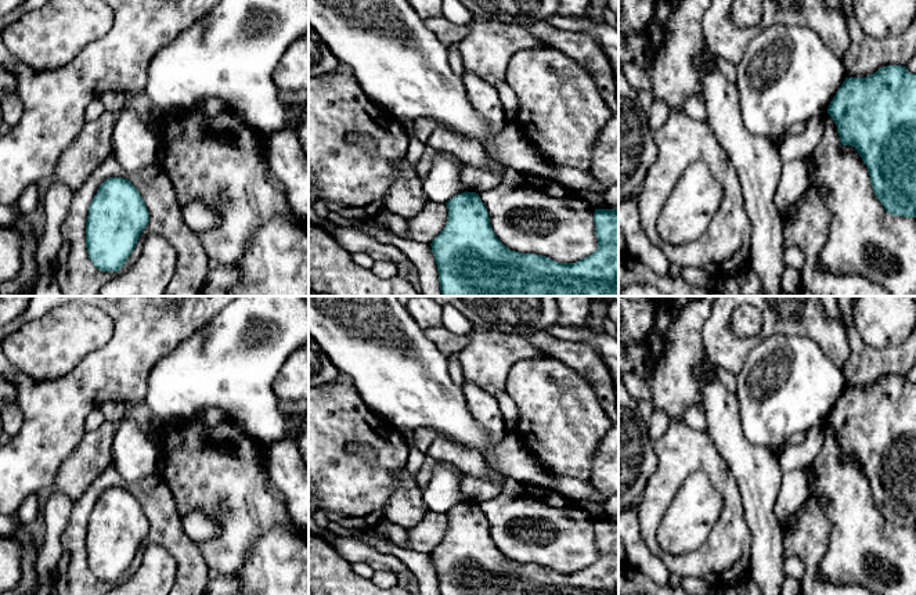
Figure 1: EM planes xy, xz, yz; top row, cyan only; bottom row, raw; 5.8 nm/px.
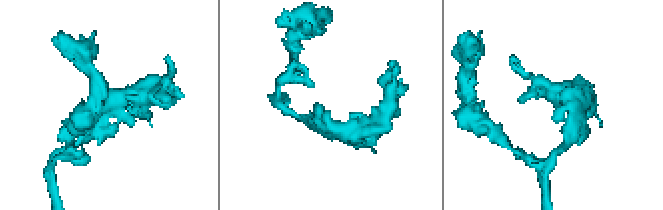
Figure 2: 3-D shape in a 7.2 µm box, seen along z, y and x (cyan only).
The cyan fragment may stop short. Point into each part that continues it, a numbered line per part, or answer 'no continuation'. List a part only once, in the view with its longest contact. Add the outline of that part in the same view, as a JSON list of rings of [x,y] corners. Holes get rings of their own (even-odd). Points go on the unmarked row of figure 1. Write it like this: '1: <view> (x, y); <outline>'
no continuation

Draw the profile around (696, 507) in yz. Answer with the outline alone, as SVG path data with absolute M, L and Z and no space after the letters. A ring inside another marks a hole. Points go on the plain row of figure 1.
M704 472L689 475L678 488L659 529L660 547L684 555L708 538L722 512L722 497Z

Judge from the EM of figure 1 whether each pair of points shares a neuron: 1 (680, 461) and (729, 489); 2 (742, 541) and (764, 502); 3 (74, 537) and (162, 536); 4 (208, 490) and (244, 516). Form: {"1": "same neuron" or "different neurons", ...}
{"1": "same neuron", "2": "different neurons", "3": "same neuron", "4": "same neuron"}

